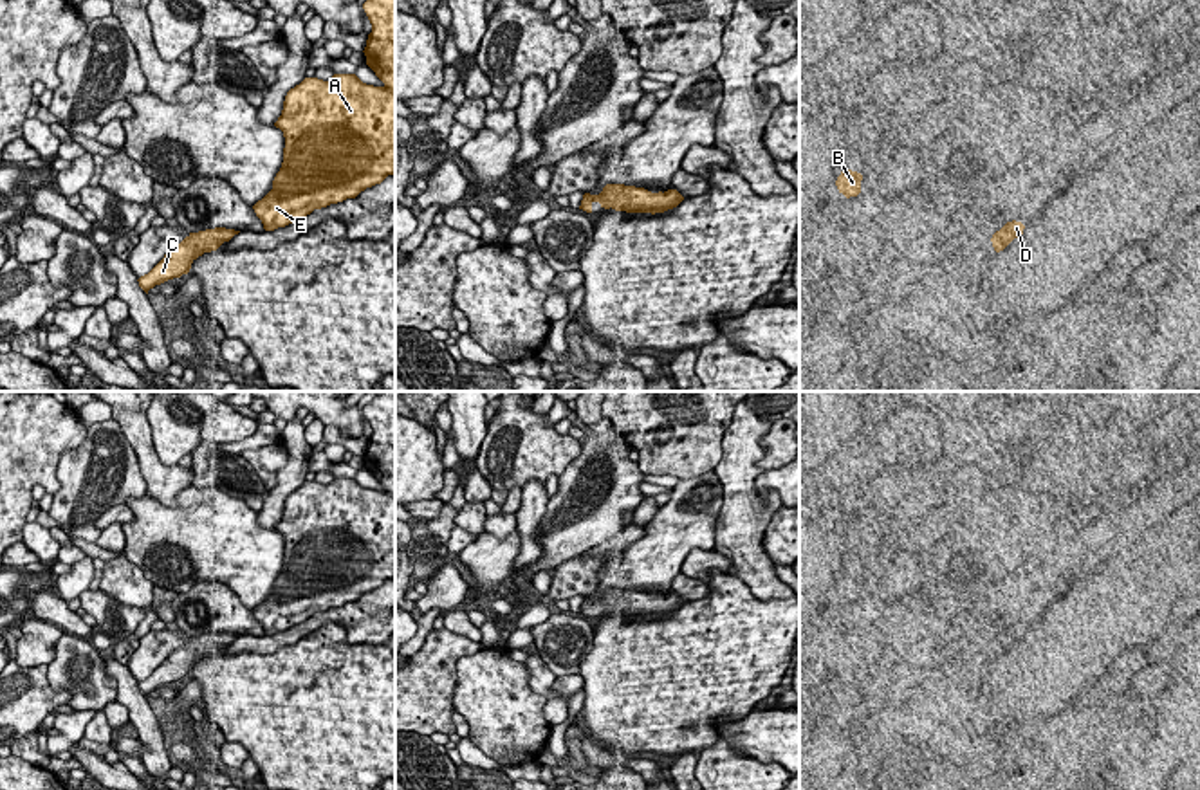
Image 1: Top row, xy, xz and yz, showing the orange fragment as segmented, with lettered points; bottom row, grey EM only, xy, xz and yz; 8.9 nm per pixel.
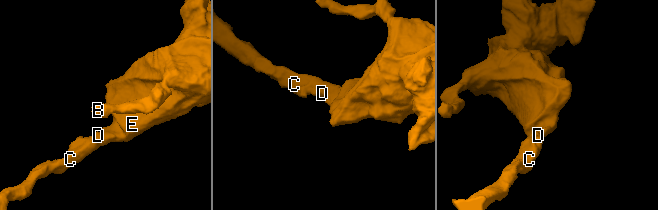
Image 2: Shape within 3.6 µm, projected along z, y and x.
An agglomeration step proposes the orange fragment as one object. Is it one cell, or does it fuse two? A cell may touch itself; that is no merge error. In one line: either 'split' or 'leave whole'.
leave whole

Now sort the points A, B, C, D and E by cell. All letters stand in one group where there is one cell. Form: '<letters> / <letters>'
A B C D E

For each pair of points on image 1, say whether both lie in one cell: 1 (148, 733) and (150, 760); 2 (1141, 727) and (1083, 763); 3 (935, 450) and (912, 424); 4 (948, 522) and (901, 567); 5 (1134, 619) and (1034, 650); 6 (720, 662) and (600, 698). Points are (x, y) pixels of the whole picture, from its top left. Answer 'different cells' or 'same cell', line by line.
1: same cell
2: same cell
3: same cell
4: different cells
5: same cell
6: same cell

